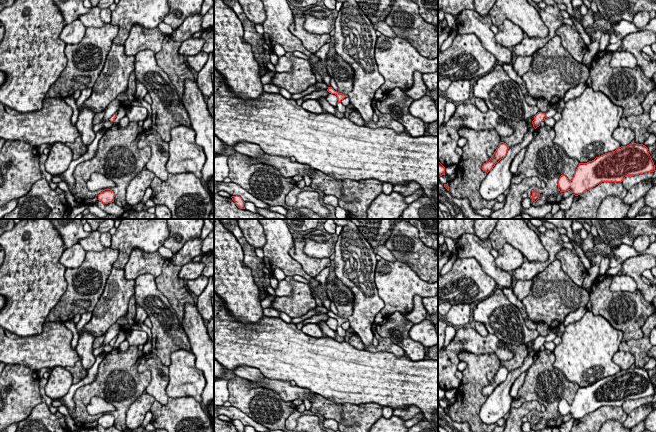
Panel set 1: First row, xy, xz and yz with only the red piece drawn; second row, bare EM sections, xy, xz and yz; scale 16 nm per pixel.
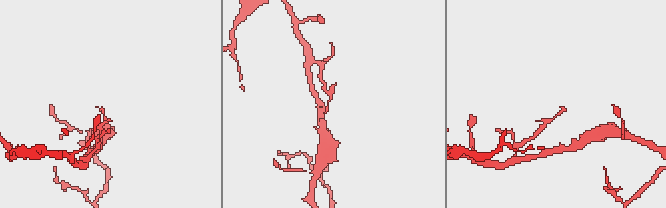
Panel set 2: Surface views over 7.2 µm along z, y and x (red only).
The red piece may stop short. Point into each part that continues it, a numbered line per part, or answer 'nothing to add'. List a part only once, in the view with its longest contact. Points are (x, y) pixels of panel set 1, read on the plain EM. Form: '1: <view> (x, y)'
1: yz (551, 336)

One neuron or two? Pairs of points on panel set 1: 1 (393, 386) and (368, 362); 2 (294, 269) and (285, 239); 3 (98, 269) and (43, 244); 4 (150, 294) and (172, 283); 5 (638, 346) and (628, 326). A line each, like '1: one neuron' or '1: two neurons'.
1: one neuron
2: one neuron
3: two neurons
4: two neurons
5: two neurons

